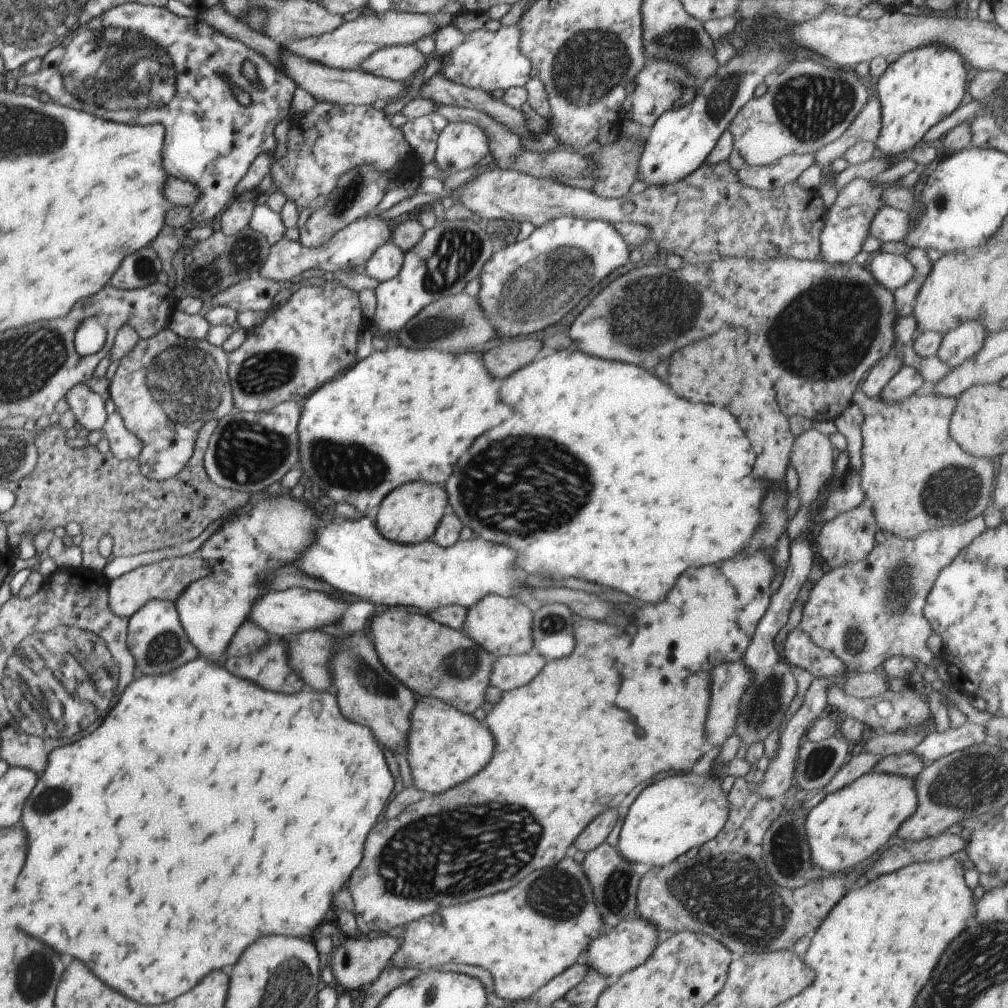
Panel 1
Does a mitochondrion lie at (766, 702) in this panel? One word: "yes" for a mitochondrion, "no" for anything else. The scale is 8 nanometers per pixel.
yes

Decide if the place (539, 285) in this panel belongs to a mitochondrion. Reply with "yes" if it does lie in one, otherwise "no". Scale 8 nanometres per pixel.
yes

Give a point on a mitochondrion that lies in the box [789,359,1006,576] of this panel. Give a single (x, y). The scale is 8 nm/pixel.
(949, 493)

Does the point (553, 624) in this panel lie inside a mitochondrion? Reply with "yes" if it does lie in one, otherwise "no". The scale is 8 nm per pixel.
yes

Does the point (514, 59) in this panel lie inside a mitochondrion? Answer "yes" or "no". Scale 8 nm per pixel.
no

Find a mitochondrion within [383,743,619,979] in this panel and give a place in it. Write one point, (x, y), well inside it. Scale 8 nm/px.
(550, 888)

